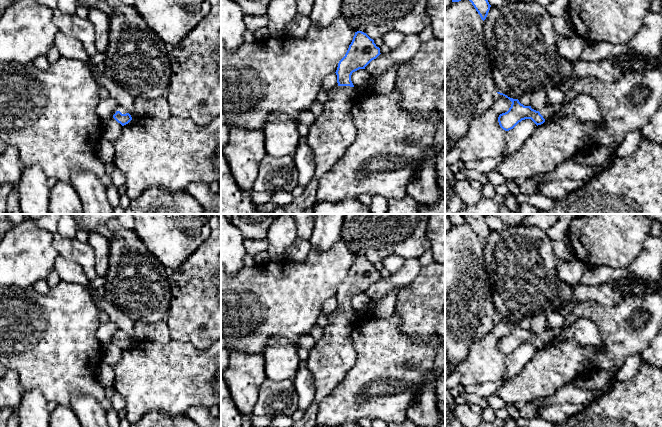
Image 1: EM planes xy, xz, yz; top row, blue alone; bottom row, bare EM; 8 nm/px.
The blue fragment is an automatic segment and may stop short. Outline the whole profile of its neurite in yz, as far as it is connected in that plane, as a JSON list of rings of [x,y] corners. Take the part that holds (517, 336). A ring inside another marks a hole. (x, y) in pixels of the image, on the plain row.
[[[497,316],[508,322],[512,328],[509,334],[498,341],[500,351],[509,355],[519,346],[531,343],[537,350],[545,345],[555,345],[562,340],[573,340],[583,347],[602,348],[600,330],[597,325],[586,318],[577,318],[574,322],[564,324],[554,330],[545,330],[540,335],[536,335],[531,330],[524,330],[518,323],[513,323],[507,319]]]

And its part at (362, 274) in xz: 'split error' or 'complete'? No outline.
split error

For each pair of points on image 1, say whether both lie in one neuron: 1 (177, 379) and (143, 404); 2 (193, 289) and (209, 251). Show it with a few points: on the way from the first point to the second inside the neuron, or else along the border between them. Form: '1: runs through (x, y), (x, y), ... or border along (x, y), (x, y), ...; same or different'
1: runs through (169, 379), (151, 396); same
2: runs through (201, 280), (209, 272), (209, 260); same

